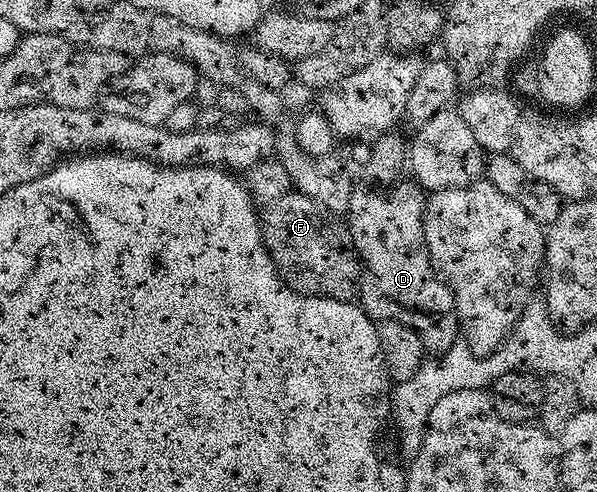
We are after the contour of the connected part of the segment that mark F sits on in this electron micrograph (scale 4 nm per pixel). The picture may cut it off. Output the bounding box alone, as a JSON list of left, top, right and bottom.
[260,189,362,301]

